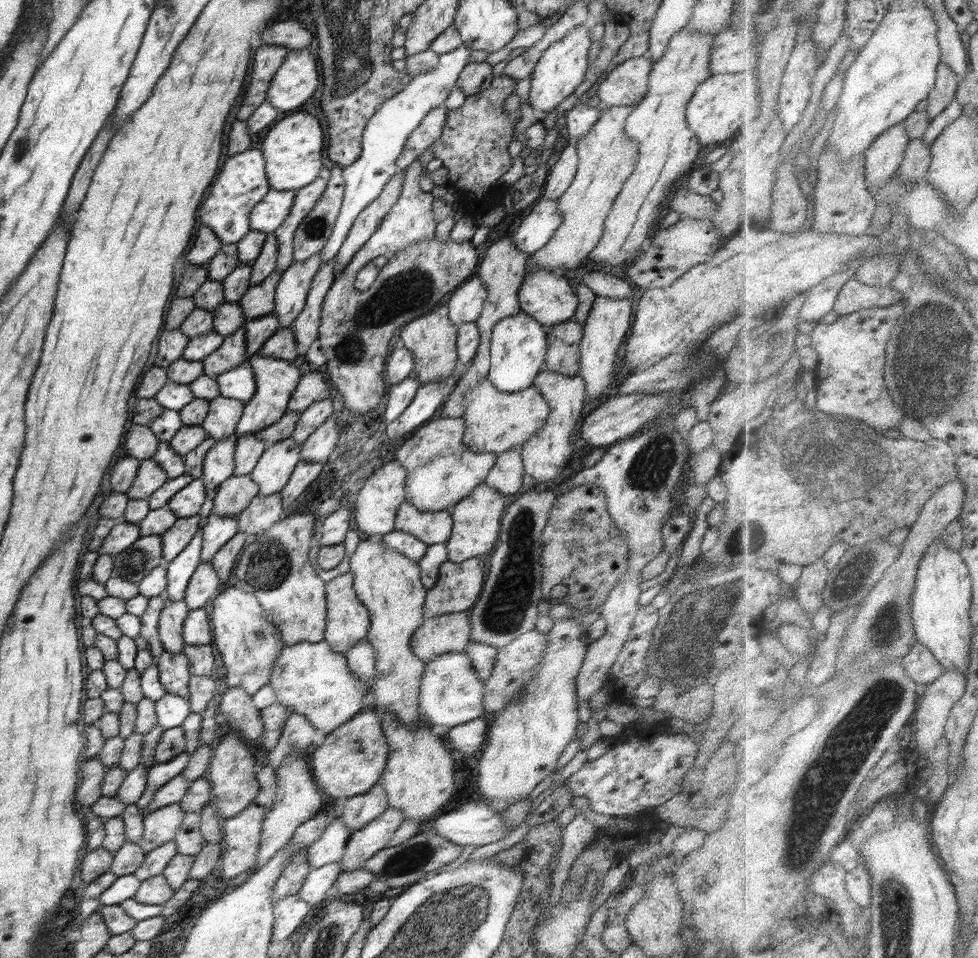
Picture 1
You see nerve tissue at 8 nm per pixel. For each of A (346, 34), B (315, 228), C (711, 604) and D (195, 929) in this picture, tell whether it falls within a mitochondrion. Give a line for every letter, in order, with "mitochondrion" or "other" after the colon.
A: mitochondrion
B: mitochondrion
C: mitochondrion
D: other

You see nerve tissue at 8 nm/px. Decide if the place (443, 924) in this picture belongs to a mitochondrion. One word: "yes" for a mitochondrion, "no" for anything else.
yes

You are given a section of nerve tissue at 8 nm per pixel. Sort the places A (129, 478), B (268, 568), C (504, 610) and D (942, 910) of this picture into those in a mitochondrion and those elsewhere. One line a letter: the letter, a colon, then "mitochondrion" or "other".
A: other
B: mitochondrion
C: mitochondrion
D: other

